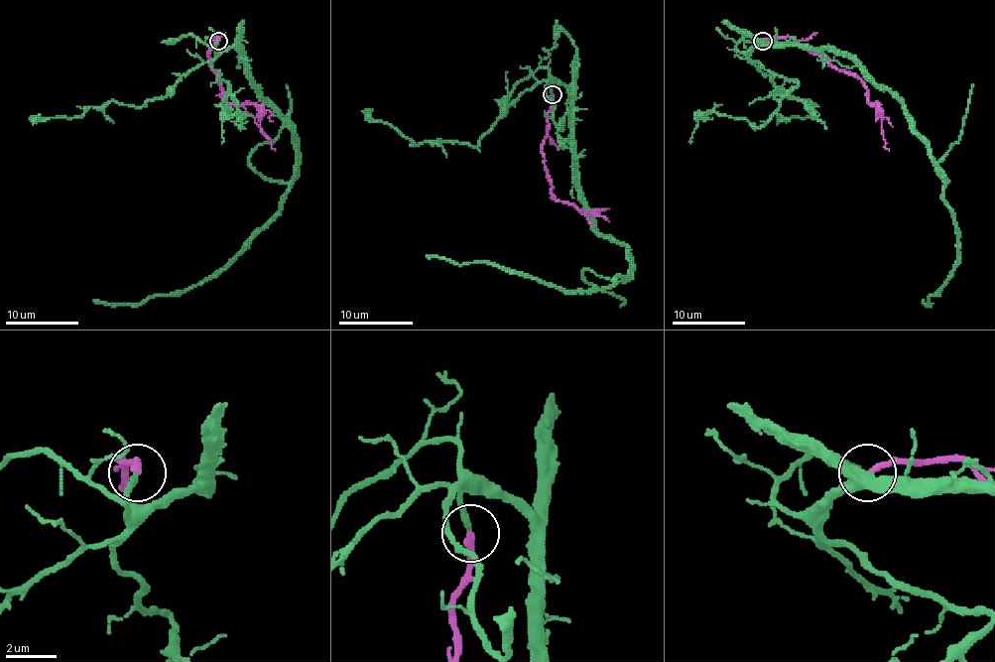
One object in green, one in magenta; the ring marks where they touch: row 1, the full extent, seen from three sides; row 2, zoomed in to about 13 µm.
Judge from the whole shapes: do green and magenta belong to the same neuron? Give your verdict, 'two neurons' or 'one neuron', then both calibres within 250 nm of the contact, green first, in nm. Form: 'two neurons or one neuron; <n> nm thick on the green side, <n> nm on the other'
one neuron; 240 nm thick on the green side, 280 nm on the other

